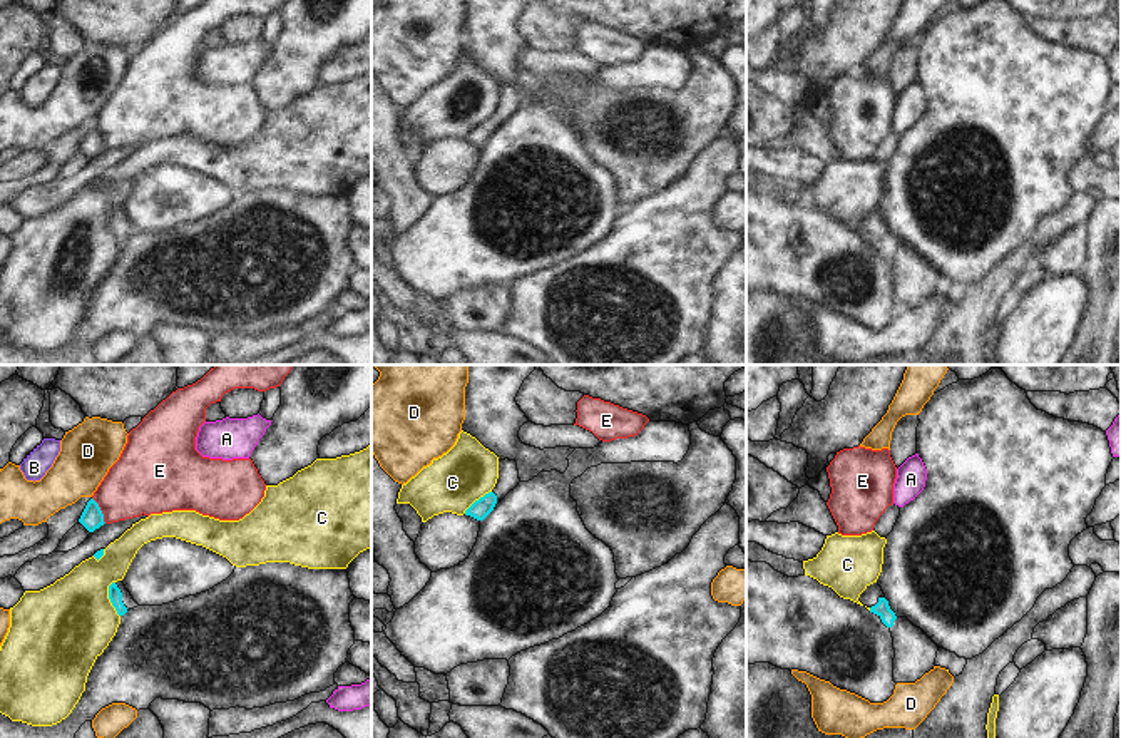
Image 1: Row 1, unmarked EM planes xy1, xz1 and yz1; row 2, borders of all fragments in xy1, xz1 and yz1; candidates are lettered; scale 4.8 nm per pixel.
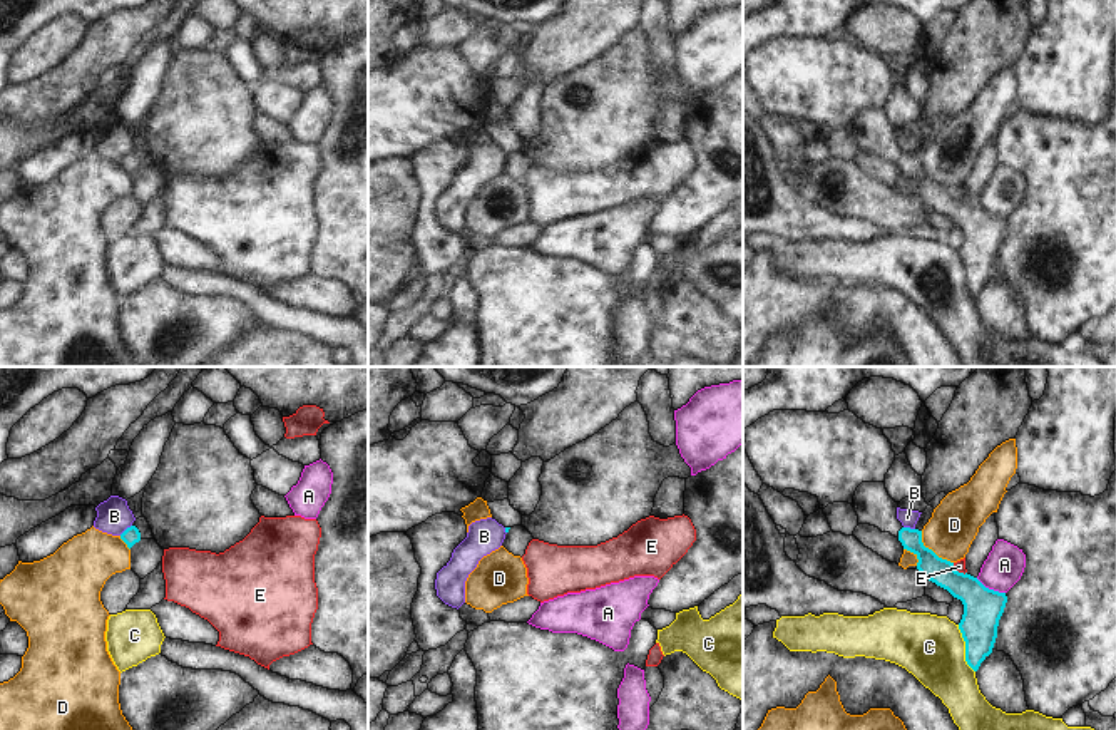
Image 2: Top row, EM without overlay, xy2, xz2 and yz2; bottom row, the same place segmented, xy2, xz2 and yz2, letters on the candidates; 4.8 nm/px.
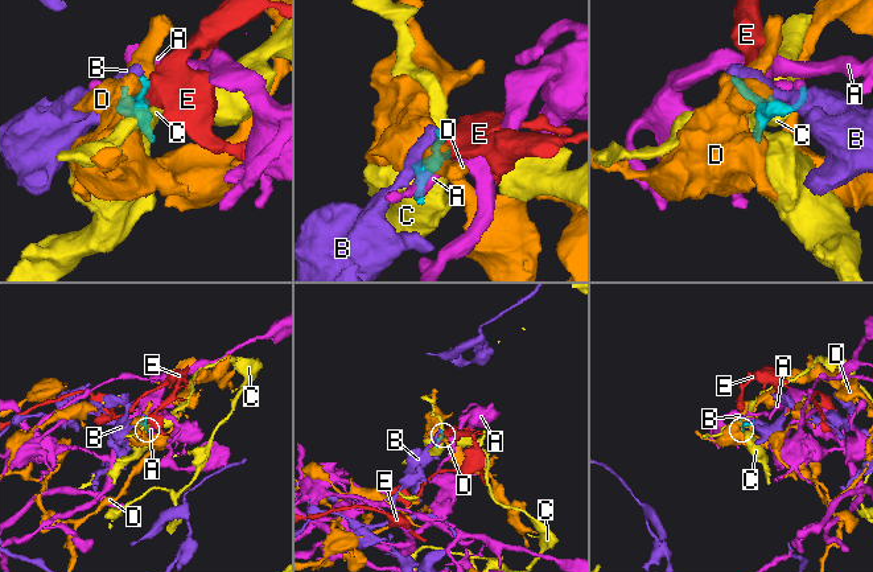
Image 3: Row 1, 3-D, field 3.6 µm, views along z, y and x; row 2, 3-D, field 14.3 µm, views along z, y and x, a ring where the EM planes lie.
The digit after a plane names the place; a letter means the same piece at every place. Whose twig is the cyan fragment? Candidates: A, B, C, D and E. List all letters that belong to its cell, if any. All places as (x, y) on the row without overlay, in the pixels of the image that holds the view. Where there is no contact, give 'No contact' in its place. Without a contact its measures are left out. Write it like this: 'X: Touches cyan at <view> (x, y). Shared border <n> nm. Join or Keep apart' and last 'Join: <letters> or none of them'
A: Touches cyan at yz2 (991, 215). Shared border 160 nm. Keep apart
B: Touches cyan at xy2 (126, 154). Shared border 80 nm. Keep apart
C: Touches cyan at yz2 (966, 273). Shared border 240 nm. Keep apart
D: Touches cyan at yz2 (931, 174). Shared border 220 nm. Keep apart
E: Touches cyan at xy1 (101, 136). Shared border 140 nm. Keep apart
Join: none of them

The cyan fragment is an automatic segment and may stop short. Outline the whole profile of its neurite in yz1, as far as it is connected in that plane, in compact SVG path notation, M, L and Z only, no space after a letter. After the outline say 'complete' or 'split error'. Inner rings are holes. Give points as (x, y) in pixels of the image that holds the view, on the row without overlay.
M878 208L867 211L858 226L867 231L870 238L877 239L887 253L893 251L897 241L890 234L888 226L885 224L885 219Z; split error

